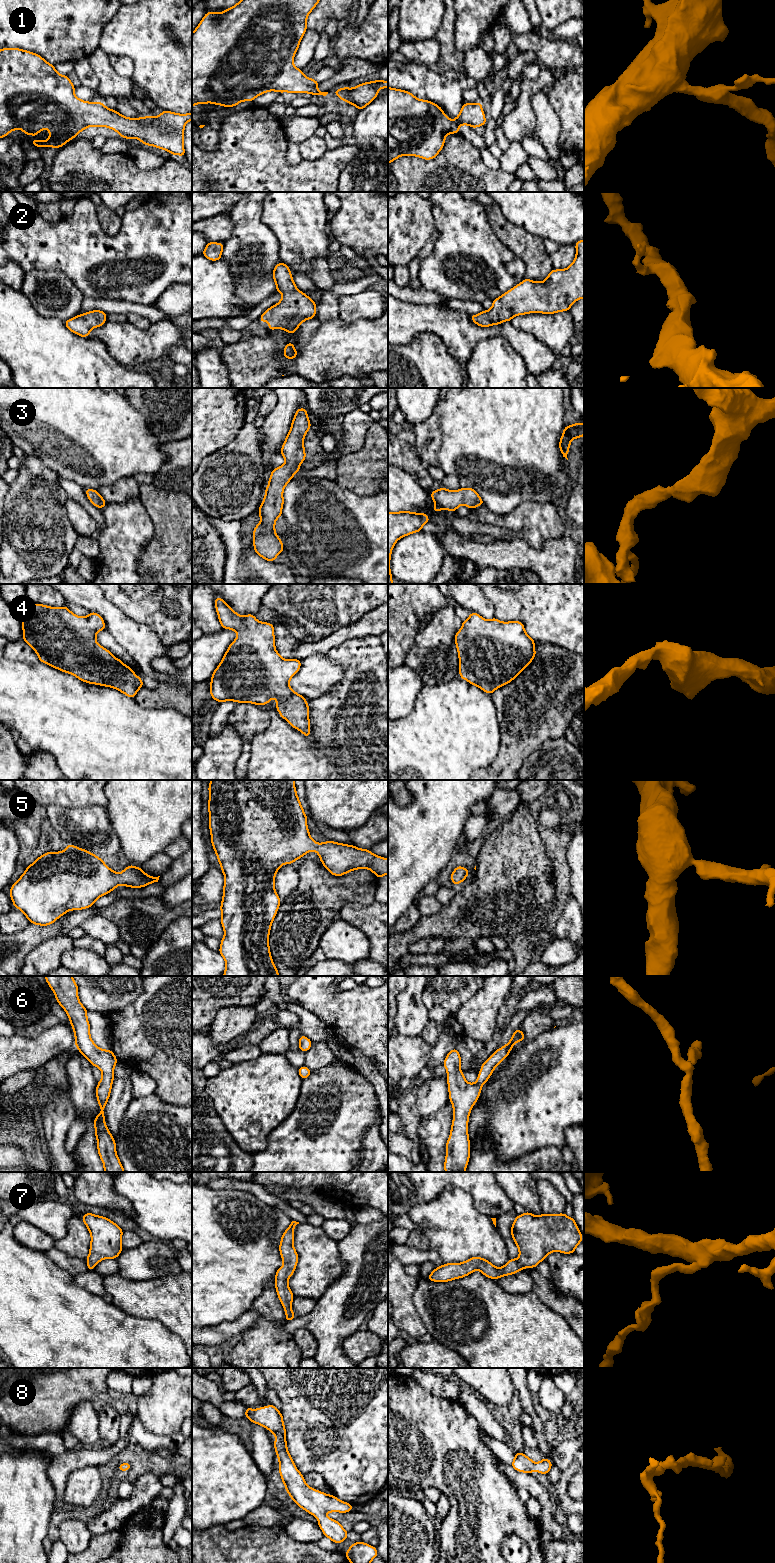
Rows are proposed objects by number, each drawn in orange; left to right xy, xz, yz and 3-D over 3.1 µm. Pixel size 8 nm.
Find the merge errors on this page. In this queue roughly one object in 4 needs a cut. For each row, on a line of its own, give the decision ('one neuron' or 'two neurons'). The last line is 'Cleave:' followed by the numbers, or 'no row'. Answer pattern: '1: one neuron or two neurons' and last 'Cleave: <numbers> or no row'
1: one neuron
2: one neuron
3: one neuron
4: one neuron
5: one neuron
6: one neuron
7: one neuron
8: one neuron
Cleave: no row

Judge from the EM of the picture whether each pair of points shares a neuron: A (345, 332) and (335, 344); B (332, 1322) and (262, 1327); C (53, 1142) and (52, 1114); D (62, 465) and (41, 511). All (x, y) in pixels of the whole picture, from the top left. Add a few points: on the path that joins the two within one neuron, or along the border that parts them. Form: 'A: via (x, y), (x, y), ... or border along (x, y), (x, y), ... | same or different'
A: via (344, 335), (338, 341) | same
B: border along (282, 1324), (282, 1327), (292, 1334) | different
C: via (53, 1135), (53, 1121) | same
D: border along (39, 459), (61, 477) | different

